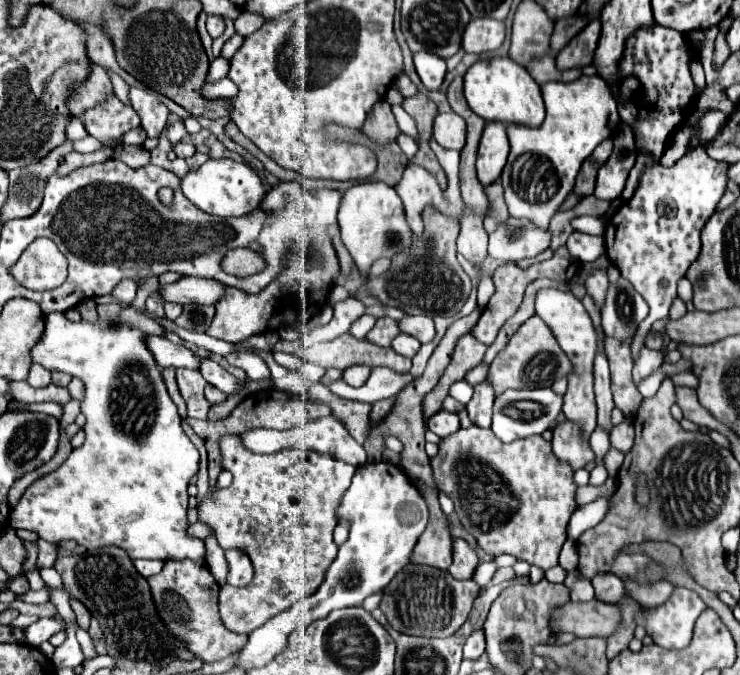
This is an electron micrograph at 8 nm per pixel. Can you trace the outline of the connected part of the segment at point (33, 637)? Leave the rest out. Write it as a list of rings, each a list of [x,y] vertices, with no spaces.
[[[40,618],[38,622],[34,622],[34,624],[30,624],[26,628],[28,644],[30,646],[40,646],[42,642],[50,640],[50,636],[54,636],[54,634],[58,634],[62,630],[64,630],[64,626],[56,618]]]

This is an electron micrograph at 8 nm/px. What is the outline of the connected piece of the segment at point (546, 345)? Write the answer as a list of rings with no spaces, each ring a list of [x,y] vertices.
[[[532,316],[518,328],[506,348],[494,358],[494,362],[490,364],[488,378],[496,394],[502,394],[508,388],[548,388],[554,384],[556,378],[564,378],[570,368],[570,360],[560,350],[558,342],[552,338],[548,326],[538,316]]]

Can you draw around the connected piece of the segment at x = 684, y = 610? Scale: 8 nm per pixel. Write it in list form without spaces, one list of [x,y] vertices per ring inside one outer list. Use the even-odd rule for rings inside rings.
[[[676,588],[670,600],[650,614],[638,614],[638,624],[644,624],[654,644],[662,648],[684,648],[692,640],[696,618],[706,610],[700,596],[686,588]]]

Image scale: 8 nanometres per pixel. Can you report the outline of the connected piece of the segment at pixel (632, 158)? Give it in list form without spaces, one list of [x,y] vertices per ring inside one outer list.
[[[620,124],[614,134],[614,150],[610,158],[600,166],[594,196],[600,200],[616,200],[620,198],[628,174],[636,162],[636,144],[634,134],[628,124]]]

